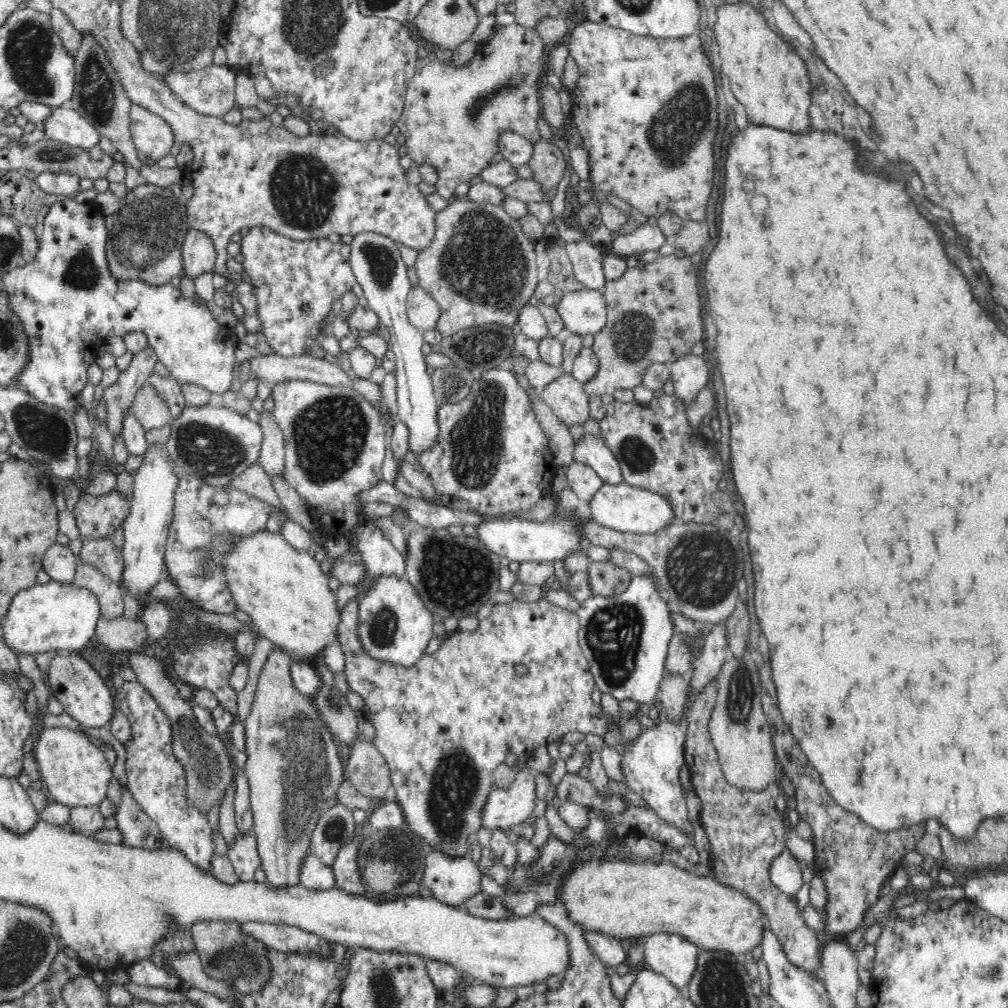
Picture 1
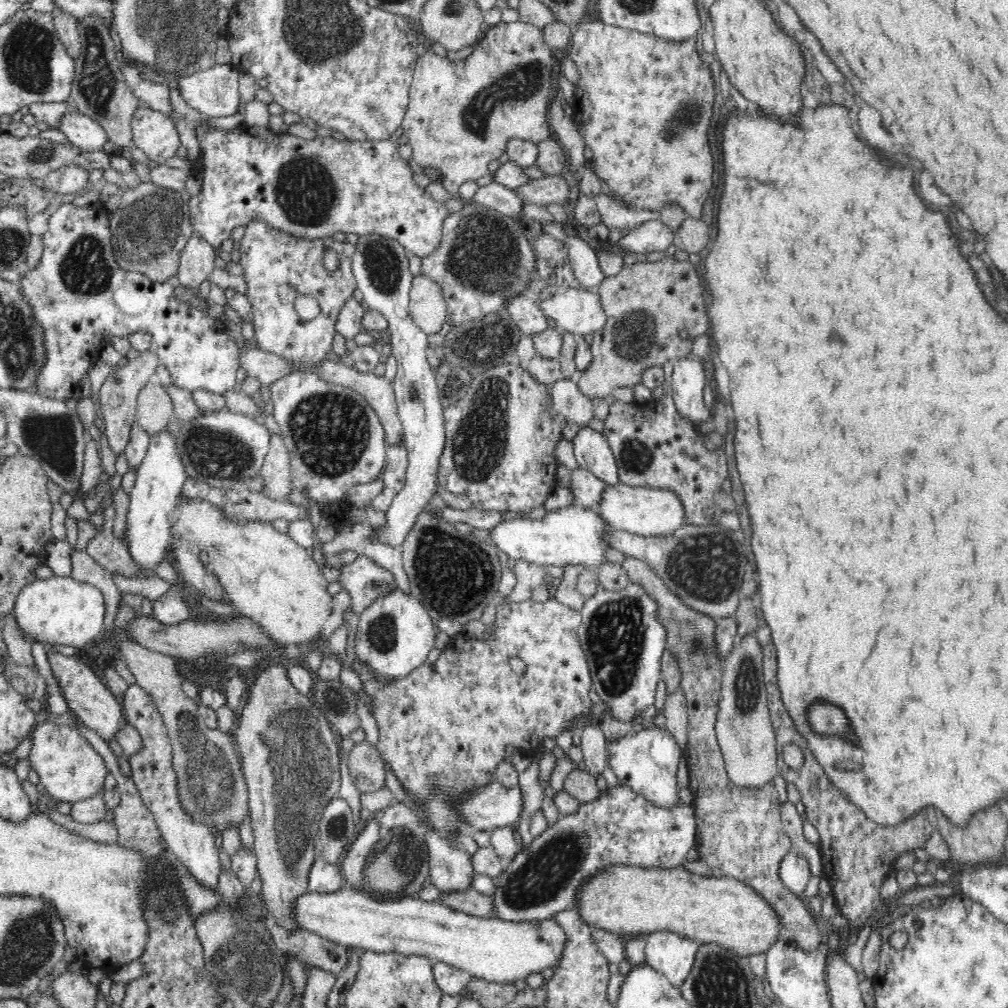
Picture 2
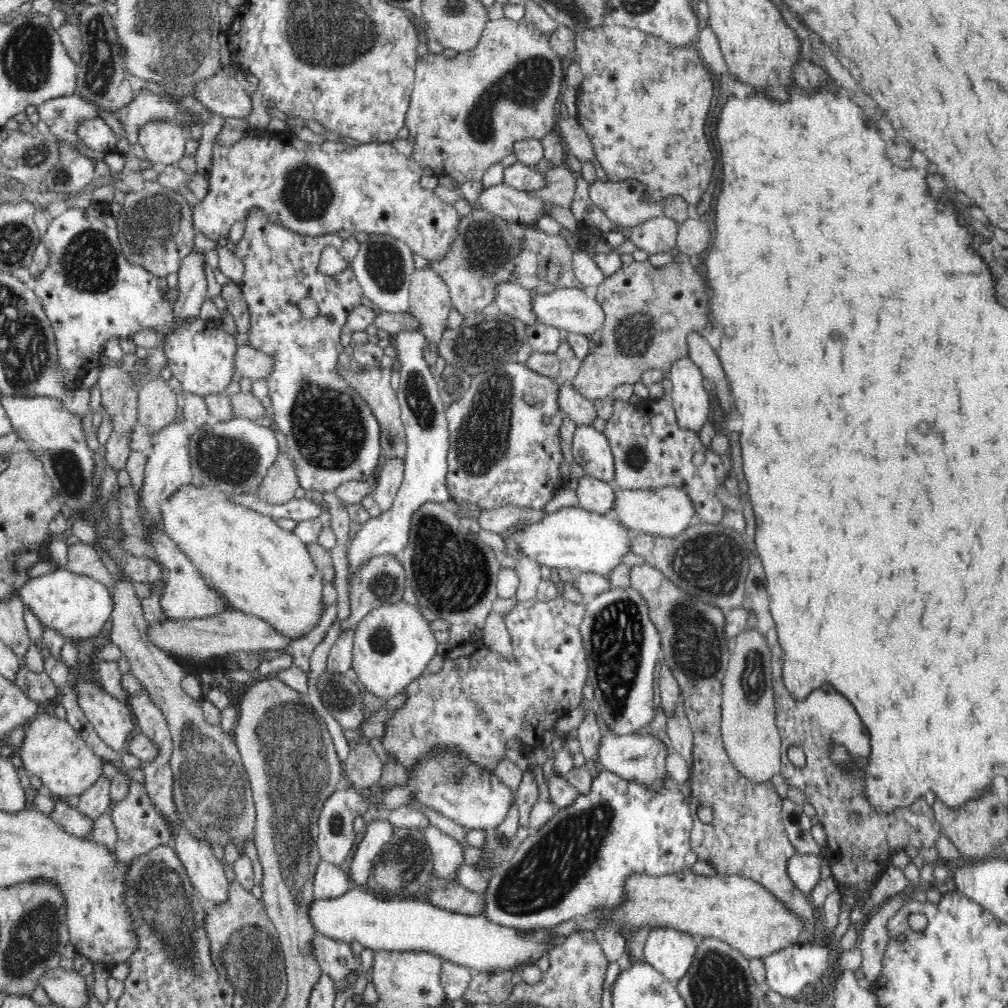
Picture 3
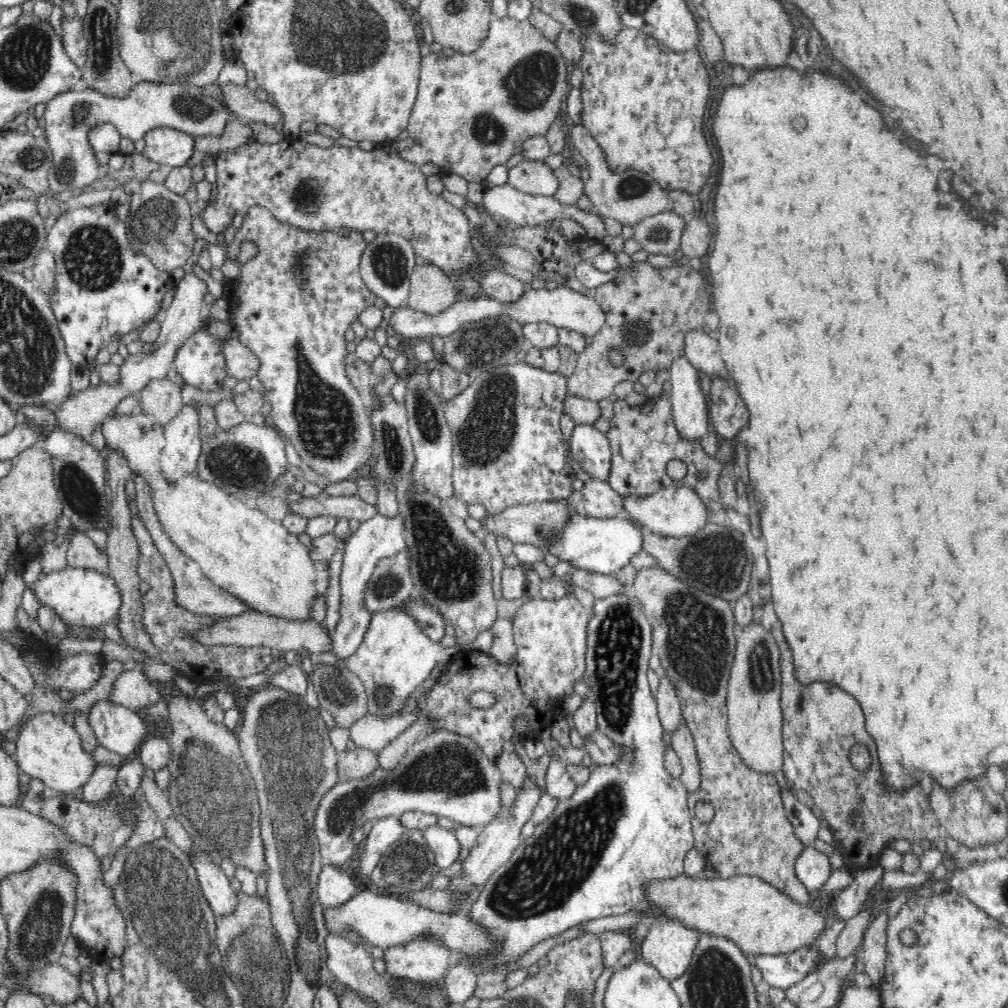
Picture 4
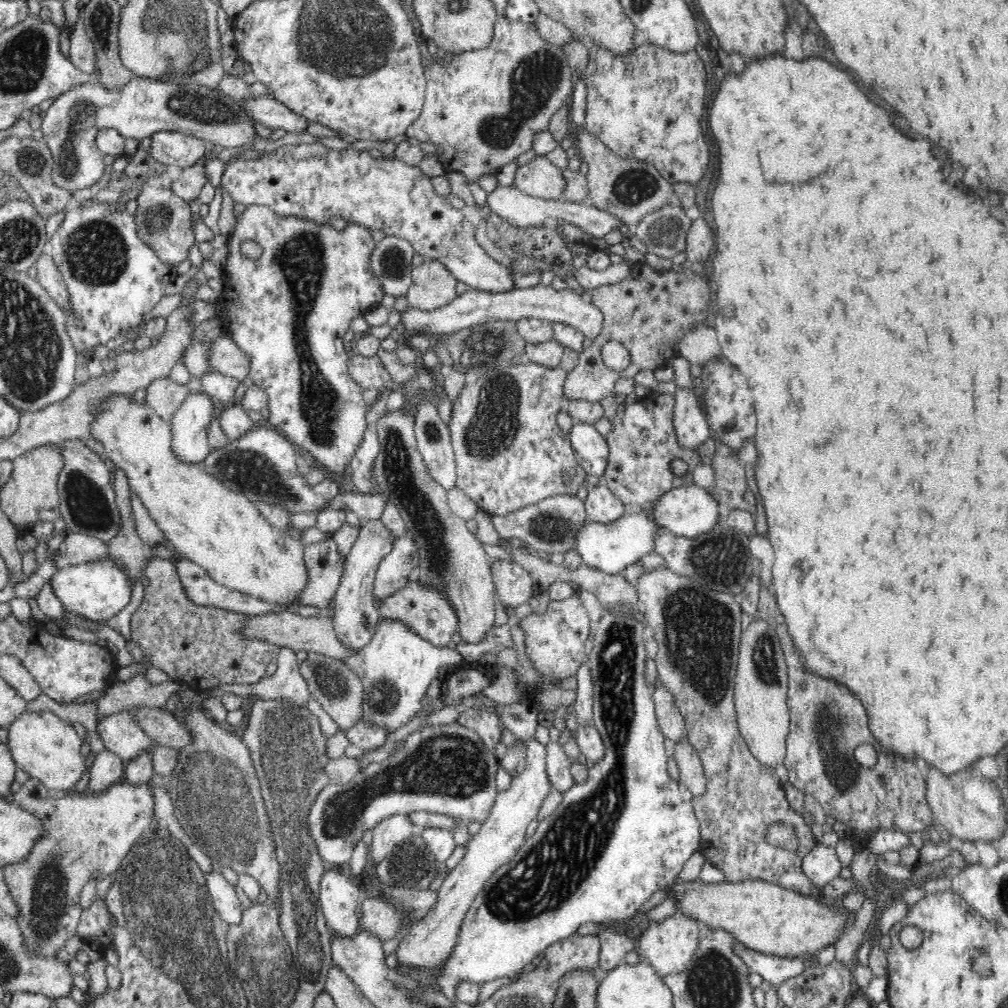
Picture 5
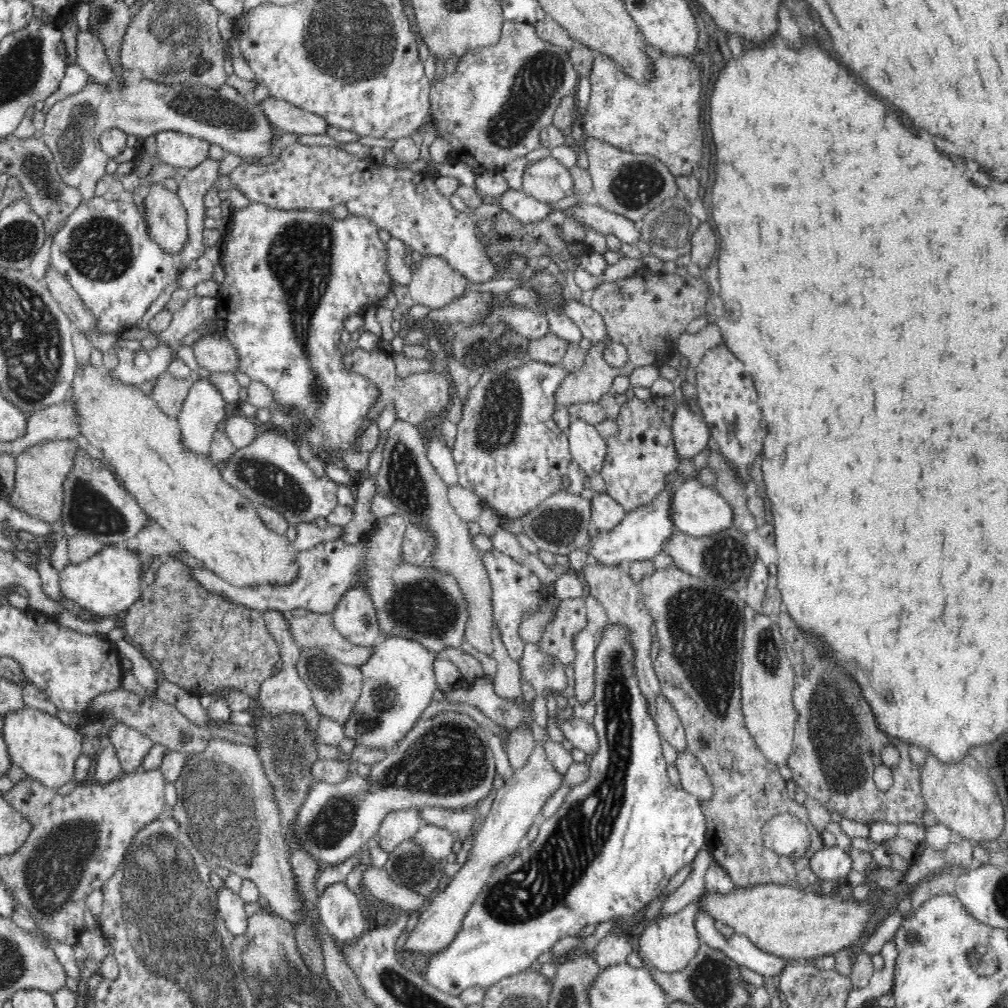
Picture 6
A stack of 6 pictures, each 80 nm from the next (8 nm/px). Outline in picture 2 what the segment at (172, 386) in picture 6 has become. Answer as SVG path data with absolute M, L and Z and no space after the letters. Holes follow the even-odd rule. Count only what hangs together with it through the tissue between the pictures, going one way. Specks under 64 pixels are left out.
M148 383L137 396L135 422L150 435L164 430L166 424L175 417L171 397L170 389L161 384L153 386Z

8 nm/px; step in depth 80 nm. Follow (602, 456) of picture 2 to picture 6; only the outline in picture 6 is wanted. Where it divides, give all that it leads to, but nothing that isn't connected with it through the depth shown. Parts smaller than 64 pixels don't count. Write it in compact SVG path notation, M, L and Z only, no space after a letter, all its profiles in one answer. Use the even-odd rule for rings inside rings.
M572 417L568 438L572 456L587 476L600 473L607 446L605 438L596 430L595 425Z

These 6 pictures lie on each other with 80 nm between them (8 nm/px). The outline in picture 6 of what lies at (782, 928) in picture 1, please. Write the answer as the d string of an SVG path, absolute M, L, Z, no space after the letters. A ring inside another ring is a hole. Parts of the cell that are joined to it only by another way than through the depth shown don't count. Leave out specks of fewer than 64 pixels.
M673 567L655 570L655 573L639 579L638 583L643 602L654 619L655 634L660 638L660 652L653 662L653 667L661 684L661 694L674 707L685 729L687 748L703 764L712 783L712 798L700 801L700 809L706 819L705 846L710 849L715 862L726 869L730 879L738 887L750 888L758 884L777 883L808 891L808 886L812 886L817 880L816 873L810 869L810 856L824 848L822 835L810 826L809 852L802 859L793 860L769 849L764 844L761 833L768 820L782 813L797 815L807 823L809 818L805 806L796 803L788 794L786 780L778 771L780 766L764 758L754 737L748 733L745 726L740 701L740 670L743 660L741 651L745 638L744 612L747 607L743 593L712 586Z

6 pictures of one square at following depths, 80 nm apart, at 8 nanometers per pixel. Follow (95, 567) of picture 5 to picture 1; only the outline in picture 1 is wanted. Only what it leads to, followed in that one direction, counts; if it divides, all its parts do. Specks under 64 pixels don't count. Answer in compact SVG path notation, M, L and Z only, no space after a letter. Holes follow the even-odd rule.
M73 582L37 583L20 590L12 600L8 613L1 620L3 640L16 656L37 656L49 651L73 654L94 643L100 618L99 599L90 590L79 588Z

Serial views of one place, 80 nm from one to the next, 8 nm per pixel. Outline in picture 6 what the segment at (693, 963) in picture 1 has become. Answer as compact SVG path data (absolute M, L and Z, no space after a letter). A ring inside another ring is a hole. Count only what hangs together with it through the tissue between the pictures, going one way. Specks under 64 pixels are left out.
M698 901L687 904L680 912L667 917L658 917L646 924L638 941L638 952L665 974L675 973L686 968L699 951L701 942L695 927L695 914L698 912Z

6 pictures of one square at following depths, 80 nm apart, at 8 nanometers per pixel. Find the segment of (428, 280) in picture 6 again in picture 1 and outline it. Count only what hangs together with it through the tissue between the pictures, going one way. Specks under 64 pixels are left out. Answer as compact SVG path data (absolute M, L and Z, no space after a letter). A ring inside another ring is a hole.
M418 284L411 288L406 298L406 315L408 323L422 332L436 327L440 316L440 305L434 302L432 295Z

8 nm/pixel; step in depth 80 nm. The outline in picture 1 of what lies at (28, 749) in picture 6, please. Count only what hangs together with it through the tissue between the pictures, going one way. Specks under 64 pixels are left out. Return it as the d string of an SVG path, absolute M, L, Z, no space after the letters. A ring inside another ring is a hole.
M40 728L34 734L32 749L41 780L46 782L51 801L66 806L98 805L106 798L106 789L112 778L112 767L104 751L98 749L88 736L68 728Z

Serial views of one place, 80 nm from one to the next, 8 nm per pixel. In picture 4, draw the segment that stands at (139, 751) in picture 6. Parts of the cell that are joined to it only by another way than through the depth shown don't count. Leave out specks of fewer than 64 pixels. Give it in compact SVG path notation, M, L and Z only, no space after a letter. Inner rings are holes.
M107 699L94 703L88 719L98 742L121 757L136 754L138 746L150 736L141 714Z

